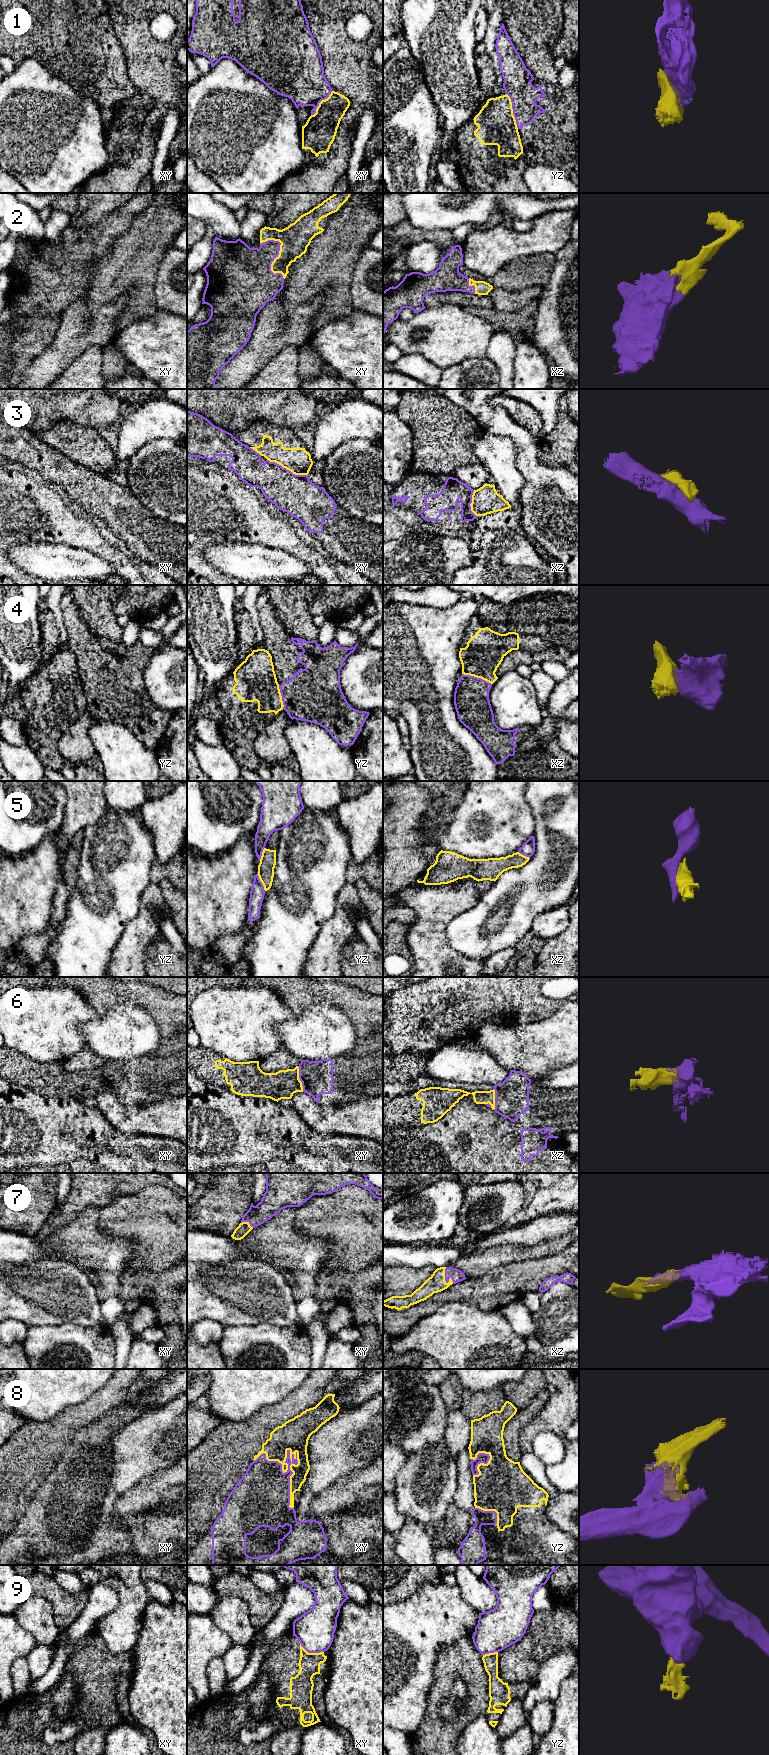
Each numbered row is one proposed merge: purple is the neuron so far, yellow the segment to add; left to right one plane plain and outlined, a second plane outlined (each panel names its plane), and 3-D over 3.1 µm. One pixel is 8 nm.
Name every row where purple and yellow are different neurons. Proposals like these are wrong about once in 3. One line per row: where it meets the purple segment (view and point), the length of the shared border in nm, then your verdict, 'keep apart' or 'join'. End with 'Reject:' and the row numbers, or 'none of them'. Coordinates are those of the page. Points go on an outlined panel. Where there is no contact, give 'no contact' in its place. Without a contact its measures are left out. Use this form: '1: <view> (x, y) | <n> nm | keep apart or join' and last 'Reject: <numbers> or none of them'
1: yz (513, 111) | 300 nm | keep apart
2: xy (278, 254) | 340 nm | join
3: xy (286, 469) | 360 nm | keep apart
4: xz (476, 677) | 260 nm | keep apart
5: yz (260, 881) | 170 nm | keep apart
6: xy (299, 1078) | 220 nm | join
7: xz (445, 1279) | 150 nm | join
8: xy (292, 1472) | 500 nm | join
9: xy (310, 1652) | 220 nm | keep apart
Reject: 1, 3, 4, 5, 9

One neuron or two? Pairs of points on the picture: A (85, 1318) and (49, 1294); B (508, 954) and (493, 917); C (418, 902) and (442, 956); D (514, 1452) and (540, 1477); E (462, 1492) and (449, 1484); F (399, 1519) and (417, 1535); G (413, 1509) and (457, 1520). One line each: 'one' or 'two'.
A: one
B: two
C: one
D: two
E: two
F: two
G: two

